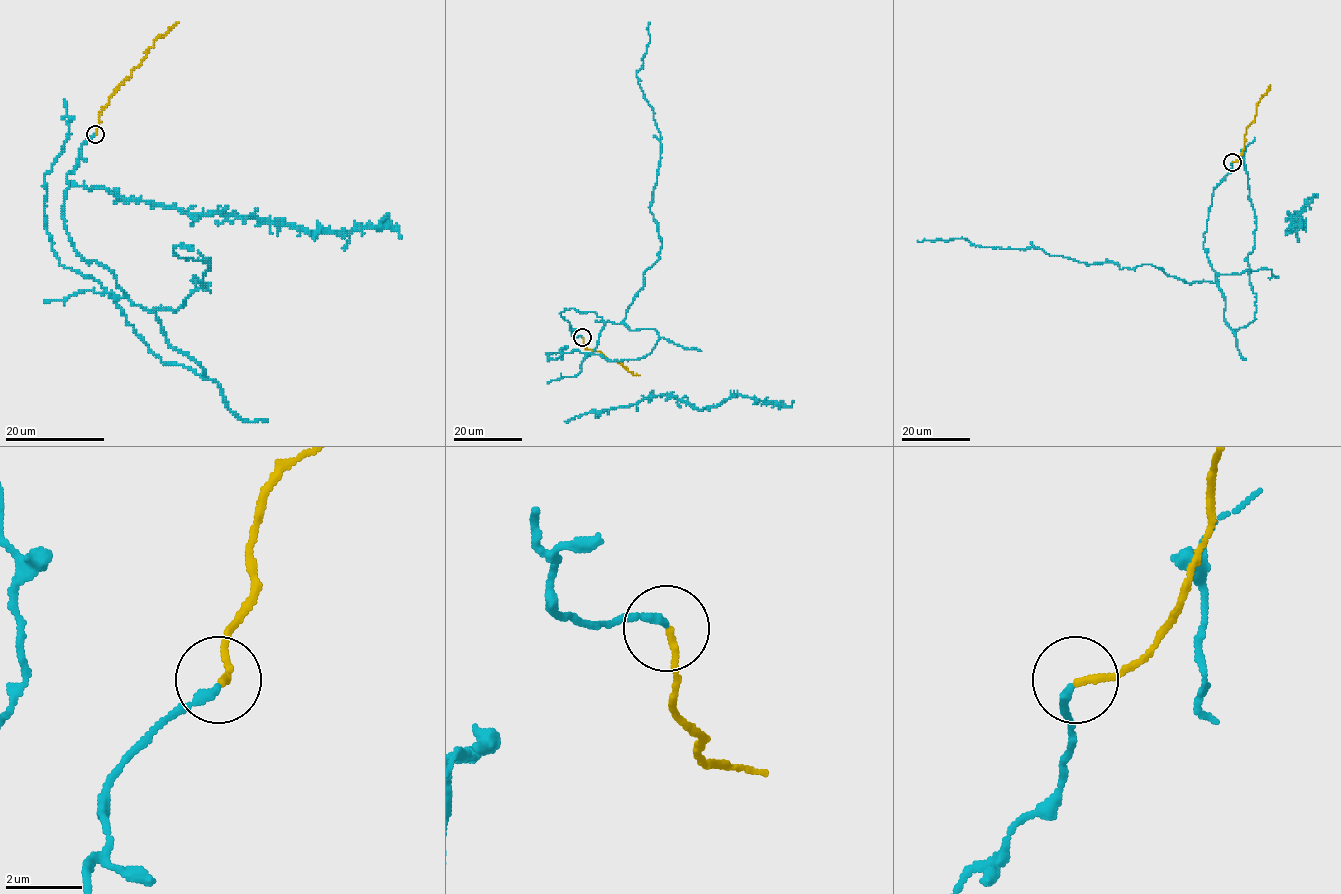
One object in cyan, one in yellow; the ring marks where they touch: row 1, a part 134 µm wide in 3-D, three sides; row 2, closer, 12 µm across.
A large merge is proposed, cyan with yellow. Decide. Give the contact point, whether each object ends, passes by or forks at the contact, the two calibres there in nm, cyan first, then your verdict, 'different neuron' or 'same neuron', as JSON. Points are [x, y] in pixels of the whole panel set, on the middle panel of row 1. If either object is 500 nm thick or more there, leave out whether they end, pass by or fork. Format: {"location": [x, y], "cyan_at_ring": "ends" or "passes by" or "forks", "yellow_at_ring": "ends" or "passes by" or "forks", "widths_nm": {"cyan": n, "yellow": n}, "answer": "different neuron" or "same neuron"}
{"location": [582, 337], "cyan_at_ring": "ends", "yellow_at_ring": "ends", "widths_nm": {"cyan": 220, "yellow": 170}, "answer": "same neuron"}

